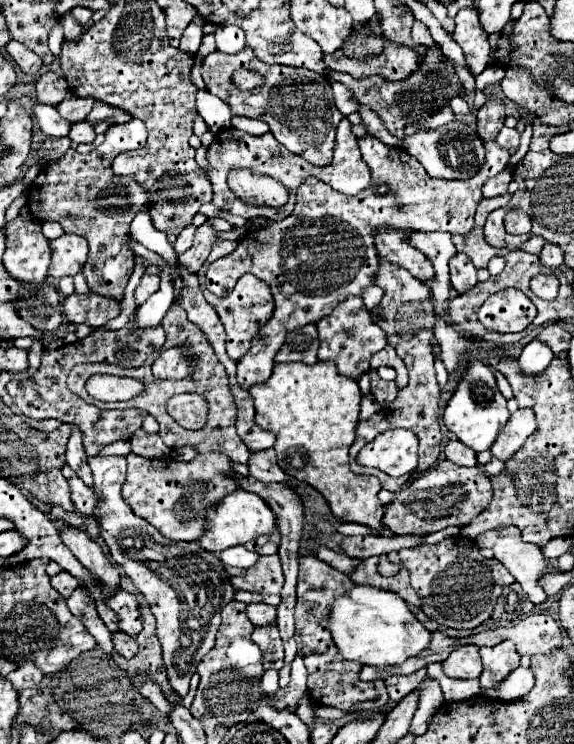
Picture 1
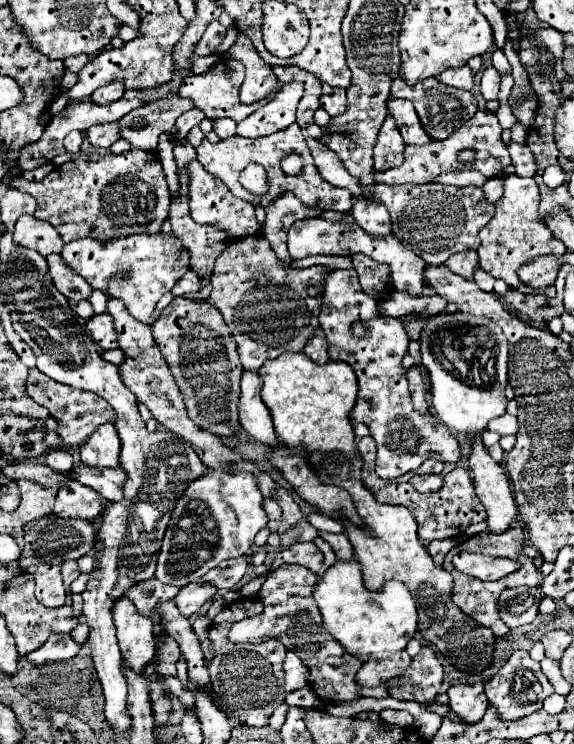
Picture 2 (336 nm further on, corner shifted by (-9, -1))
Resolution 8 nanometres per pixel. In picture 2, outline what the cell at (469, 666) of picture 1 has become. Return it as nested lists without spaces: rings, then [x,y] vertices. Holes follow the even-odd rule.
[[[452,685],[448,689],[450,709],[462,717],[464,723],[476,723],[484,715],[488,707],[488,699],[484,695],[484,685]]]

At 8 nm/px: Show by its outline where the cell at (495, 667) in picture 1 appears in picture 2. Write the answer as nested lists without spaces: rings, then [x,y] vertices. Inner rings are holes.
[[[518,649],[518,651],[514,651],[508,657],[508,661],[500,667],[500,671],[484,685],[484,691],[486,691],[488,701],[500,709],[500,717],[504,717],[504,719],[518,719],[518,717],[524,717],[524,715],[530,715],[530,713],[542,709],[542,701],[554,689],[548,683],[548,679],[542,675],[540,663],[534,661],[528,655],[528,651]]]

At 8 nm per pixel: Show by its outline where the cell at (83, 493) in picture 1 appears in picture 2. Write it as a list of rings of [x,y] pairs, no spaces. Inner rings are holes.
[[[56,449],[46,455],[46,465],[58,473],[70,473],[74,467],[74,461],[66,449]]]

